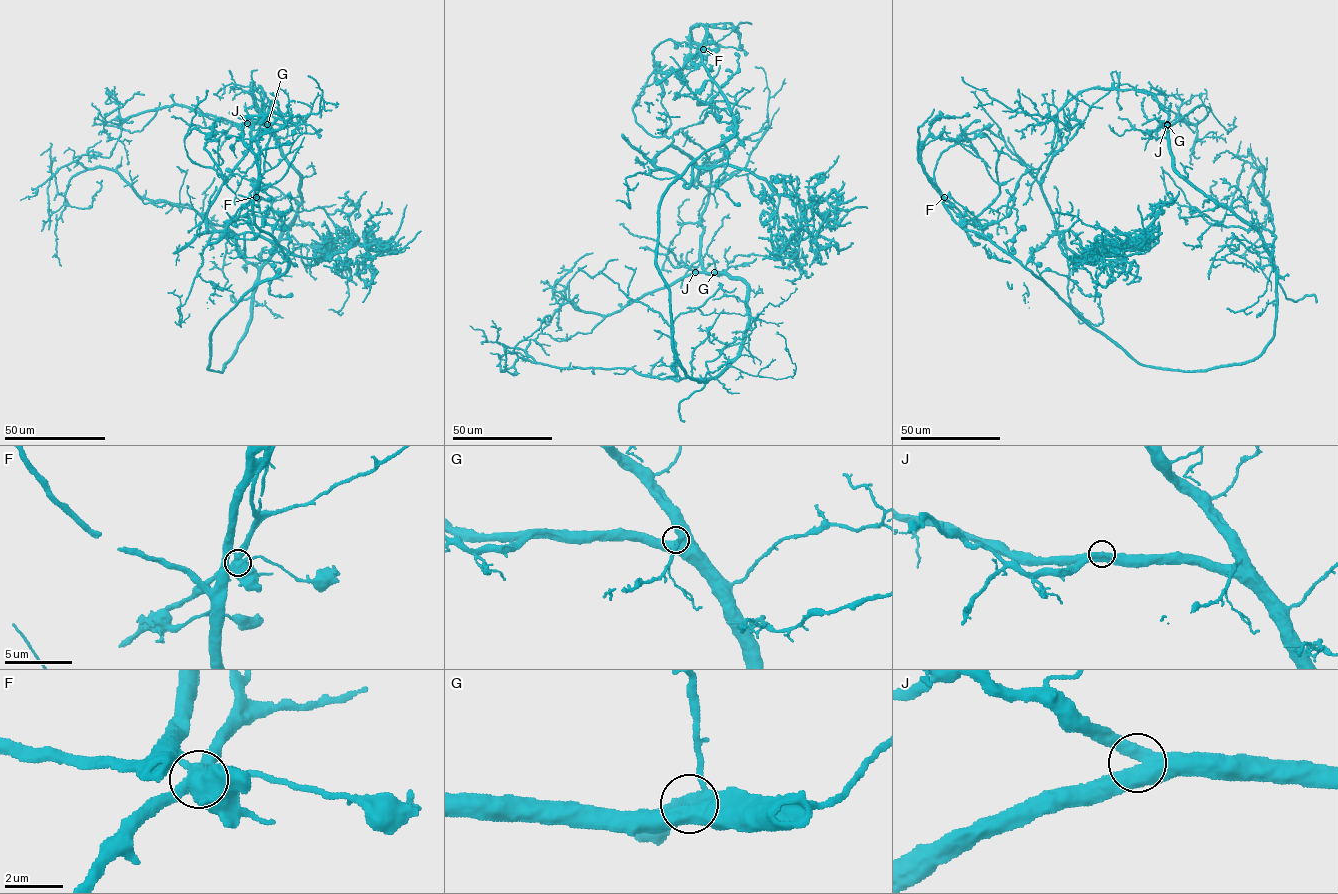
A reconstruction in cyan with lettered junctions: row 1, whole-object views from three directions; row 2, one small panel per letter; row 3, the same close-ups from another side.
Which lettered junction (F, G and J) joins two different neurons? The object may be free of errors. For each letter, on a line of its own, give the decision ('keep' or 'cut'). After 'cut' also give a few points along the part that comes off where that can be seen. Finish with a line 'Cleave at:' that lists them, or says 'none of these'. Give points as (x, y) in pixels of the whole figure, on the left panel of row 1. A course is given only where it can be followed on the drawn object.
F: cut; course (256, 197), (215, 242), (197, 234), (217, 174), (207, 232), (241, 256), (250, 232), (327, 258), (391, 213)
G: keep
J: keep
Cleave at: F

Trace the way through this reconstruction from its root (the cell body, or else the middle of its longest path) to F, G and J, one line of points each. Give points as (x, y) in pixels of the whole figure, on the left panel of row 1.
F: (301, 200), (258, 275), (247, 332), (215, 372), (213, 328), (287, 268), (254, 221), (256, 197)
G: (301, 200), (300, 175), (289, 163), (275, 133), (267, 124)
J: (301, 200), (300, 175), (283, 154), (275, 134), (267, 126), (247, 123)

